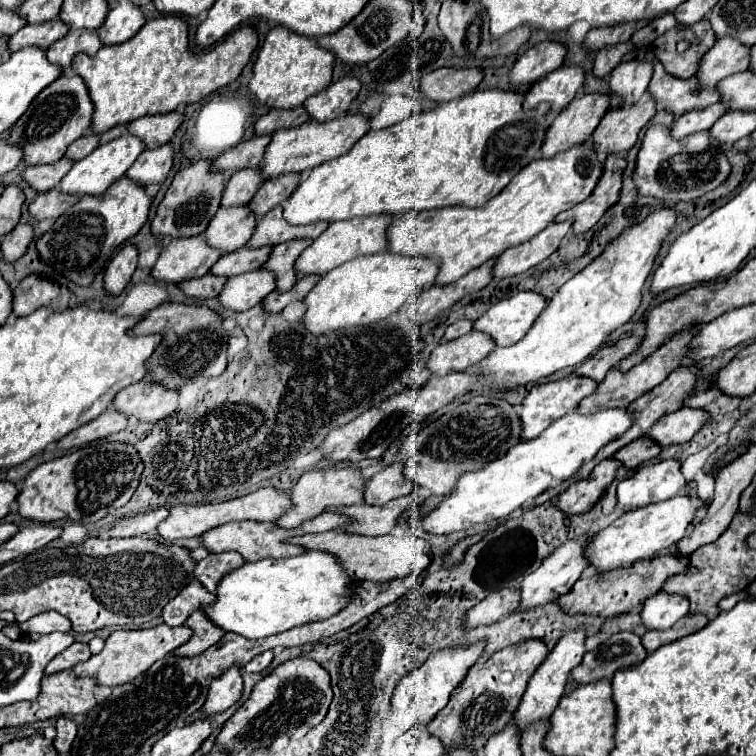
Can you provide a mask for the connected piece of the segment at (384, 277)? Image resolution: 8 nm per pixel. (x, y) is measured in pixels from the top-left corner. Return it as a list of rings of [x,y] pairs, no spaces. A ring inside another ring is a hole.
[[[373,253],[351,259],[325,273],[307,293],[303,327],[311,335],[325,335],[337,329],[377,323],[395,313],[411,295],[433,283],[439,265],[435,259],[409,259],[391,253]]]

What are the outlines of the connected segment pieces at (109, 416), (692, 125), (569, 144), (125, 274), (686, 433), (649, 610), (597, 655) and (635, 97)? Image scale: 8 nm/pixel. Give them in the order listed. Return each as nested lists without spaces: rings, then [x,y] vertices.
[[[109,409],[101,417],[93,419],[93,423],[87,423],[85,427],[81,427],[77,431],[71,431],[61,441],[57,441],[57,451],[69,451],[69,449],[75,449],[75,447],[83,447],[91,441],[103,439],[111,433],[117,433],[117,431],[125,429],[125,425],[127,425],[127,417]]]
[[[715,103],[705,109],[689,111],[689,113],[675,119],[669,135],[673,139],[681,139],[681,137],[687,137],[687,135],[693,135],[699,131],[707,131],[723,113],[727,113],[727,107],[723,103]]]
[[[603,93],[575,97],[549,125],[541,147],[541,159],[551,159],[557,153],[569,151],[587,141],[607,109],[609,97]]]
[[[127,245],[121,251],[117,251],[117,255],[109,261],[103,275],[103,285],[107,295],[119,297],[127,287],[127,283],[131,281],[135,267],[137,267],[137,249],[133,245]]]
[[[683,407],[659,419],[653,425],[653,429],[647,431],[647,437],[655,439],[661,447],[671,443],[681,445],[681,443],[687,443],[707,423],[709,423],[709,415],[705,415],[705,411]]]
[[[657,593],[649,597],[643,605],[641,619],[647,629],[669,629],[673,627],[681,617],[685,617],[689,611],[689,601],[685,601],[681,595],[667,595]]]
[[[617,633],[605,647],[589,651],[583,661],[573,667],[571,679],[575,683],[595,683],[599,679],[611,679],[613,673],[621,667],[631,667],[641,663],[647,657],[641,637],[635,633]]]
[[[627,61],[619,63],[609,77],[611,93],[619,95],[625,103],[637,103],[645,93],[649,79],[653,75],[653,65],[649,61]]]

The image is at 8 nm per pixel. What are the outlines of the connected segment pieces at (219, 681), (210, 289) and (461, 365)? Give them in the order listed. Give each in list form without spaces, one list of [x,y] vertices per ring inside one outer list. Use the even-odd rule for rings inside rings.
[[[231,667],[229,671],[225,671],[217,679],[213,679],[201,711],[207,717],[221,713],[239,701],[241,691],[243,691],[243,681],[239,675],[239,667]]]
[[[203,275],[199,279],[191,279],[191,281],[183,281],[179,283],[181,291],[187,297],[193,299],[209,299],[209,297],[217,297],[219,291],[223,289],[227,277],[217,277],[217,275]]]
[[[471,331],[433,349],[427,365],[435,375],[449,375],[453,371],[465,371],[473,363],[481,363],[489,351],[493,351],[493,341],[485,339],[481,331]]]

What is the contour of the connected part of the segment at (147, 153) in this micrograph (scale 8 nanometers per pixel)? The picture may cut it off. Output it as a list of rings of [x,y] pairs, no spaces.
[[[167,143],[157,149],[145,149],[137,157],[133,167],[129,167],[125,177],[143,187],[153,185],[153,183],[163,183],[171,165],[173,165],[173,149]]]

